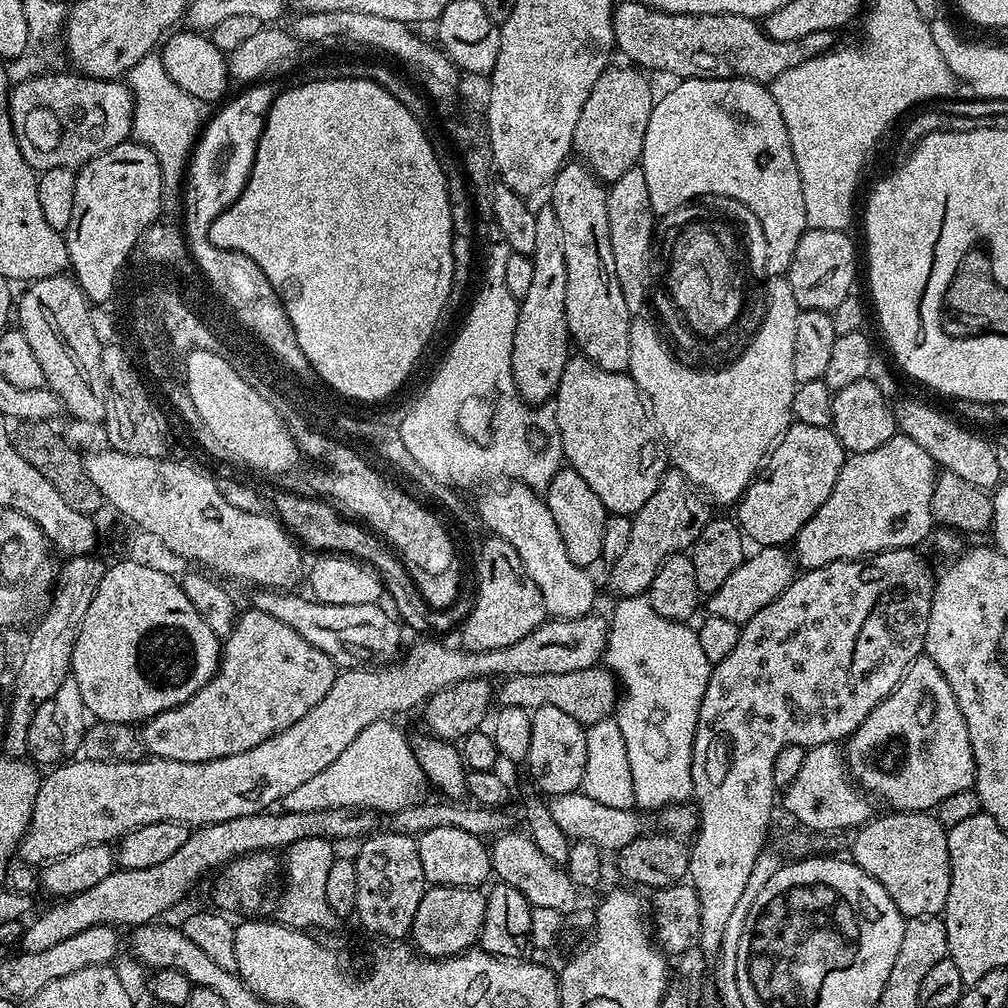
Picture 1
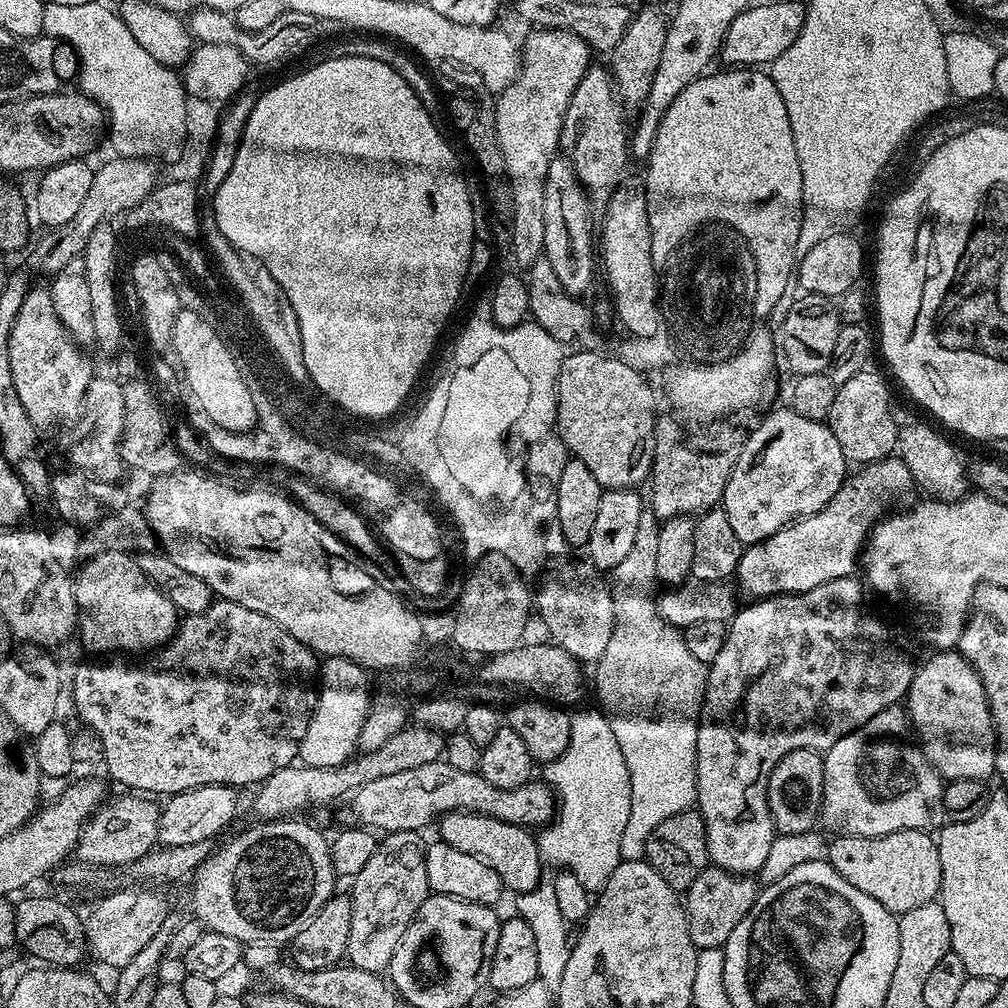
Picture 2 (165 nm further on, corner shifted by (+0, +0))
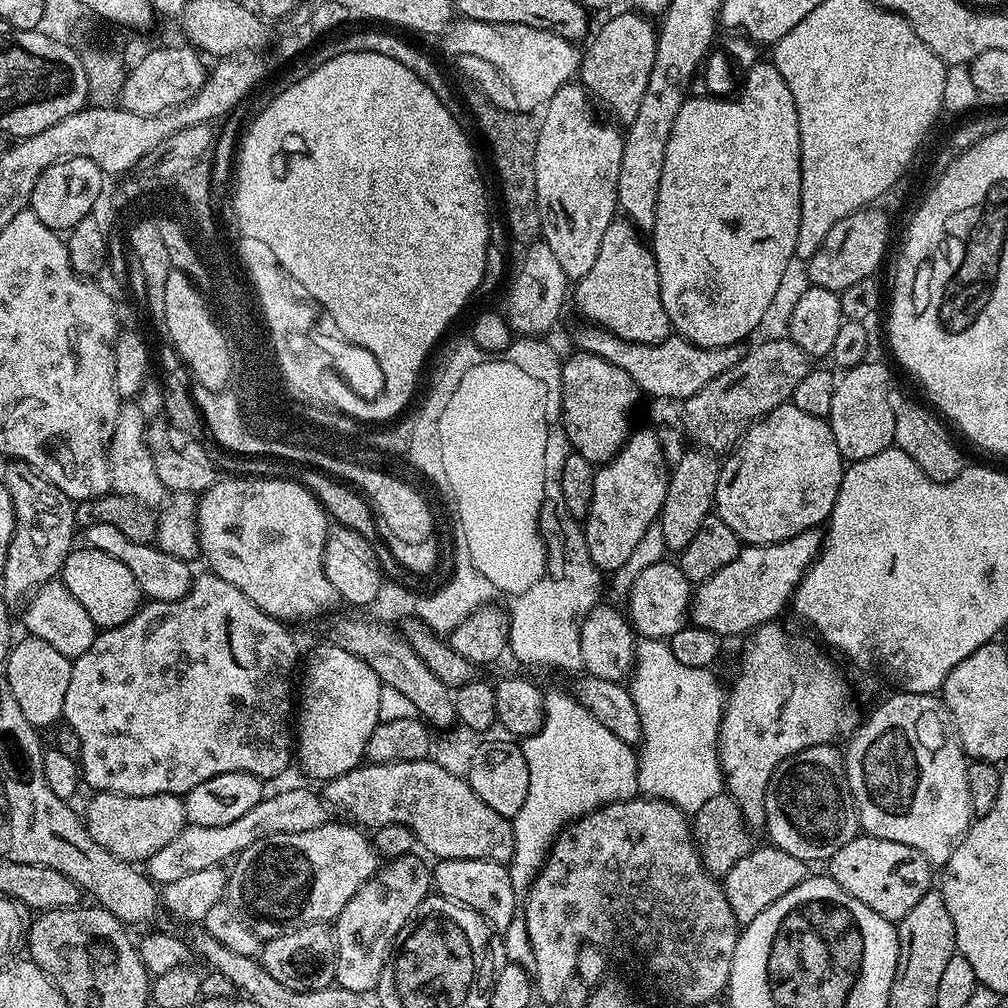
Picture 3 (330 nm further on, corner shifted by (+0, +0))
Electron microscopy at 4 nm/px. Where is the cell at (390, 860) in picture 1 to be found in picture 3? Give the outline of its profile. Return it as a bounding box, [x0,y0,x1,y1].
[334,855,433,993]

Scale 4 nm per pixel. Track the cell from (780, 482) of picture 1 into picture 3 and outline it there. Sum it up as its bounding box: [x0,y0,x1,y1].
[714,402,846,545]

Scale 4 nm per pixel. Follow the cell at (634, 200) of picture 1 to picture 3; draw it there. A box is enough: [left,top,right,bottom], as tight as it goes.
[574,218,673,344]

